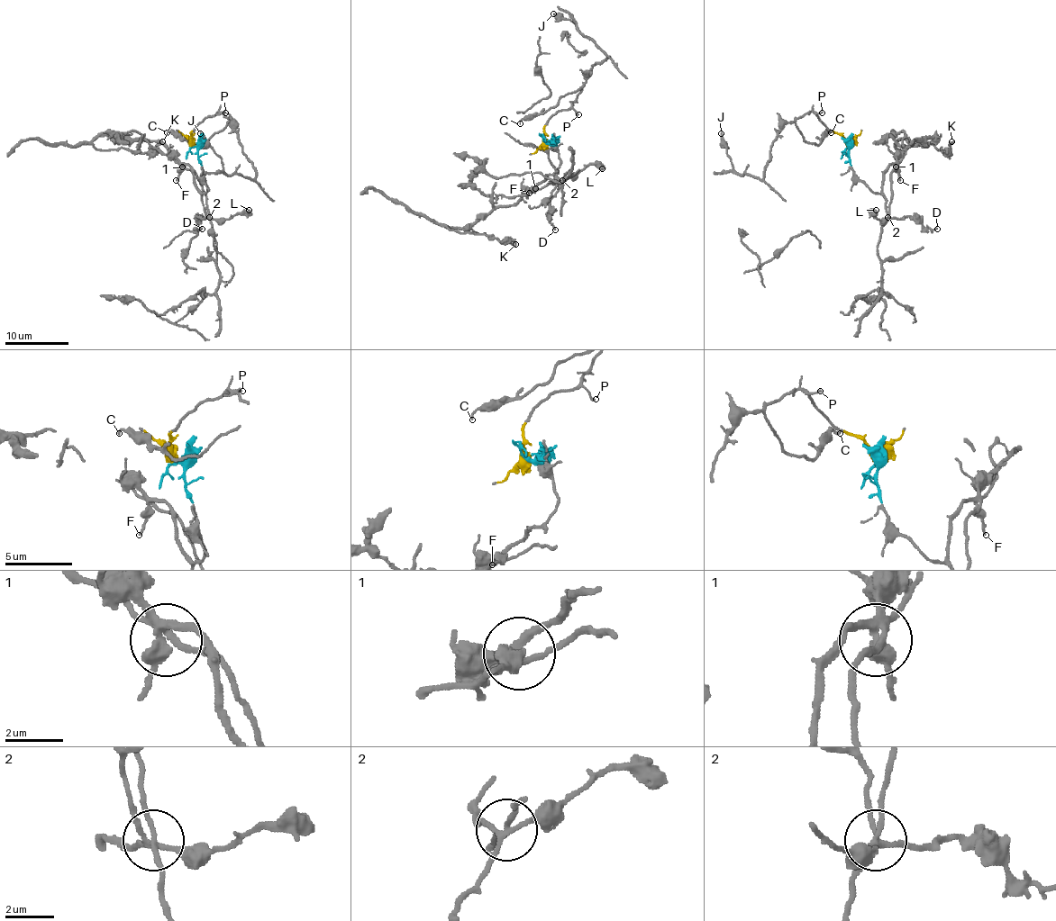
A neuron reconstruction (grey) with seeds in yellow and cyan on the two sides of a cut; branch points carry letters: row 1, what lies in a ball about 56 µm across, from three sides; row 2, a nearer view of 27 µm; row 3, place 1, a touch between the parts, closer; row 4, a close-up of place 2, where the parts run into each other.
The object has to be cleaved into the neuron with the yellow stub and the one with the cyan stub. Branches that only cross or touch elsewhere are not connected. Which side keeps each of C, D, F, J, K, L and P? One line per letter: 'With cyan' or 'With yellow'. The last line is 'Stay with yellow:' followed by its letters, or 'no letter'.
C: With yellow
D: With cyan
F: With cyan
J: With yellow
K: With cyan
L: With cyan
P: With yellow
Stay with yellow: C, J, P

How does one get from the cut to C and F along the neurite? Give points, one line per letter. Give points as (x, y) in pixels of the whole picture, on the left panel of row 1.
C: (194, 145), (192, 130), (204, 118), (219, 112), (229, 120), (201, 144), (166, 132)
F: (194, 145), (198, 153), (206, 192), (196, 187), (194, 171), (186, 165), (182, 167), (176, 181)

